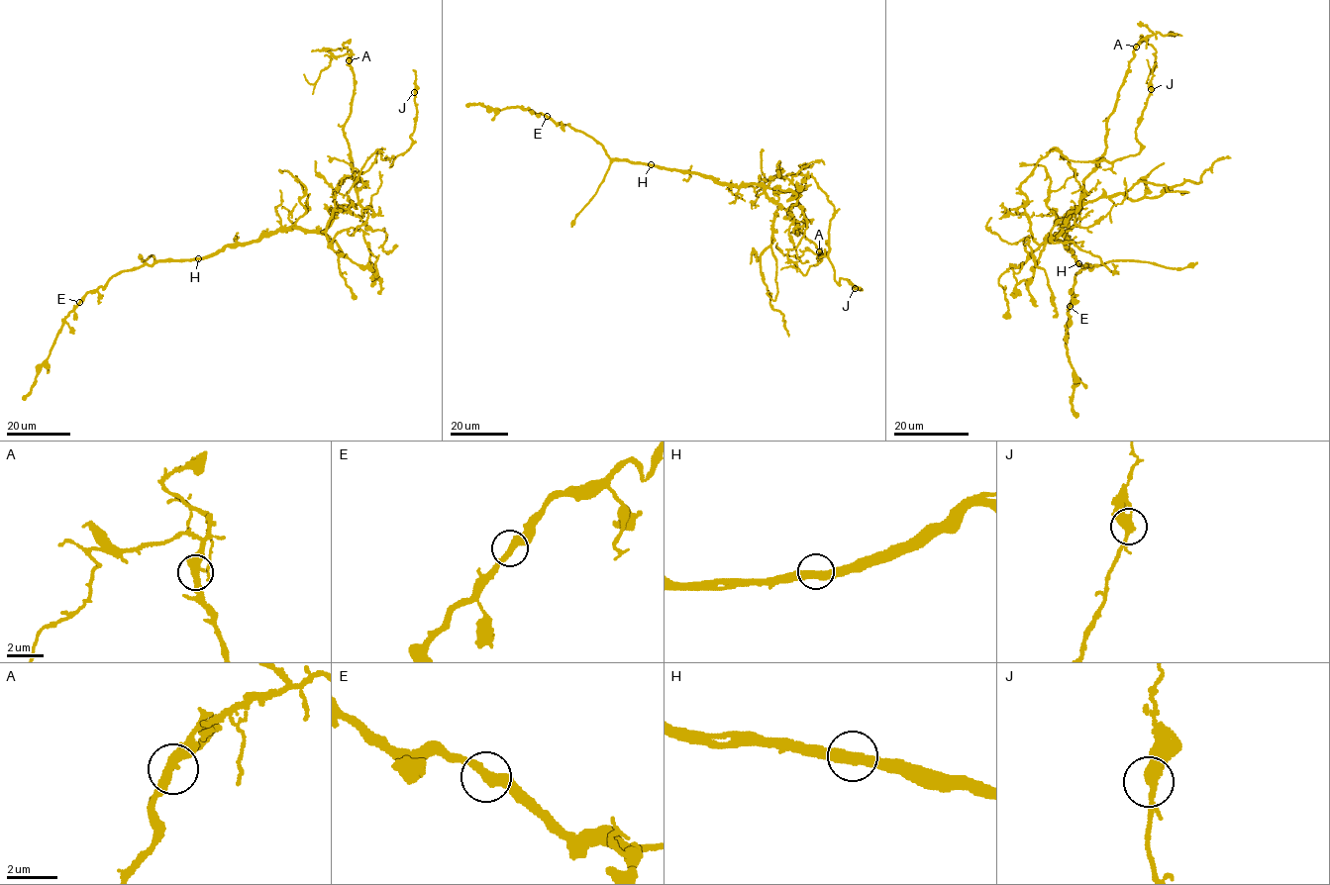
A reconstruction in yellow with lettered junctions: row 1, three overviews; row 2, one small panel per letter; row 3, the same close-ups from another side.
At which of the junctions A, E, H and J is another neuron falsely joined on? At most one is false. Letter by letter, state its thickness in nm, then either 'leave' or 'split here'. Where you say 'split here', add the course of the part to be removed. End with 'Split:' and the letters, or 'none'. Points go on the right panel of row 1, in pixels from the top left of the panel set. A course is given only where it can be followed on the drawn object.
A: 420 nm | leave
E: 420 nm | leave
H: 400 nm | leave
J: 400 nm | leave
Split: none

